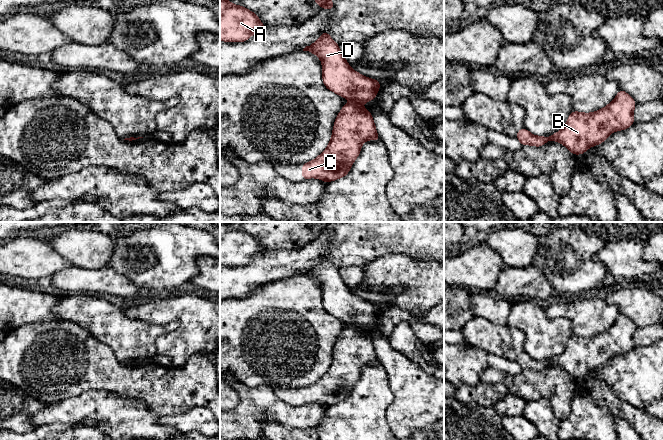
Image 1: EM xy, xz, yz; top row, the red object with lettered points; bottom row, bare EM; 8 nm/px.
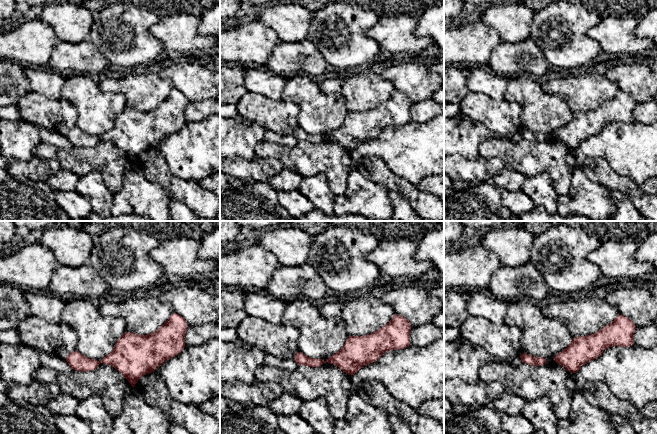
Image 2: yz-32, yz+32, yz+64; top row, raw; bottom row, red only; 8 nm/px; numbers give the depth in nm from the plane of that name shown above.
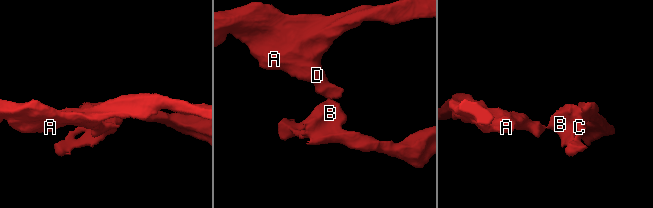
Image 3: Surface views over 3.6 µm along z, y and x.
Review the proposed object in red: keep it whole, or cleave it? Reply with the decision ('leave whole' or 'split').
split

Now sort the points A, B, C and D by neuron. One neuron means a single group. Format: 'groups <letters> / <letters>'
groups A D / B C

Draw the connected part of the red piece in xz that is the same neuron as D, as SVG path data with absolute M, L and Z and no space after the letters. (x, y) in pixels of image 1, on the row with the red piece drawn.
M322 32L321 37L318 38L312 45L306 46L303 51L308 51L315 54L322 63L322 80L324 86L339 95L342 98L347 98L354 103L367 103L376 98L378 90L381 88L380 82L363 76L359 72L353 70L347 60L340 51L339 44L337 44L328 34Z

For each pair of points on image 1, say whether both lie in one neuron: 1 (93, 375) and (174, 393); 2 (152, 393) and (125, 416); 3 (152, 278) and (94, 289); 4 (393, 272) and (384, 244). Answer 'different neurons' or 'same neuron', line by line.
1: same neuron
2: different neurons
3: different neurons
4: different neurons

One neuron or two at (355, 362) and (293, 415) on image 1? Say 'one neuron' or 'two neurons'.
two neurons

